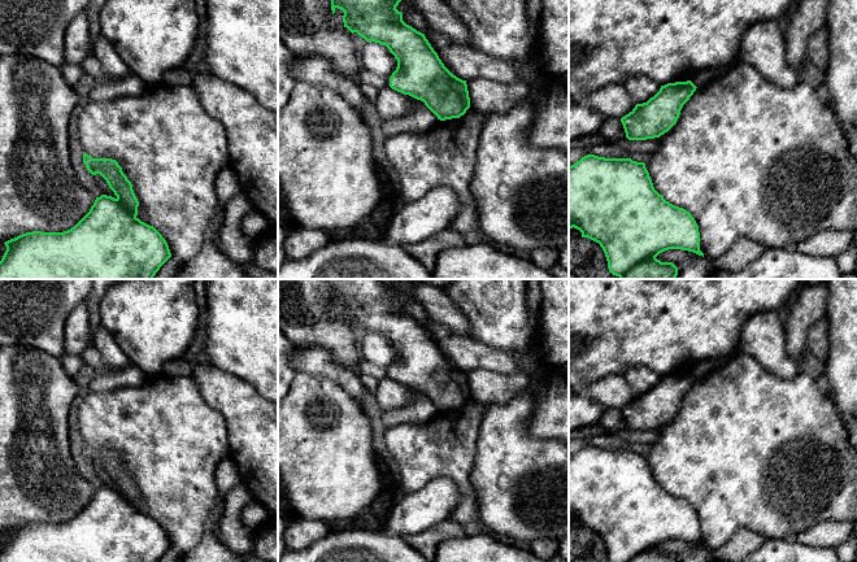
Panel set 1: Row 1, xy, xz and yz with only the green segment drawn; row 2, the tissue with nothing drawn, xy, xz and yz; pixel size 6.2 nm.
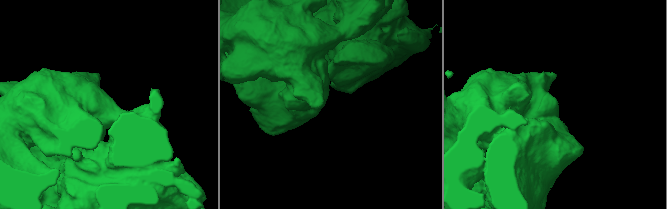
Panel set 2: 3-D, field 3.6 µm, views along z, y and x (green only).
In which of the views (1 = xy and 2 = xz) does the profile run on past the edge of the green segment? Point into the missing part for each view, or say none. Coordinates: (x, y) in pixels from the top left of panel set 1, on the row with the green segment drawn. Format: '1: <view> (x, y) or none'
1: none
2: none

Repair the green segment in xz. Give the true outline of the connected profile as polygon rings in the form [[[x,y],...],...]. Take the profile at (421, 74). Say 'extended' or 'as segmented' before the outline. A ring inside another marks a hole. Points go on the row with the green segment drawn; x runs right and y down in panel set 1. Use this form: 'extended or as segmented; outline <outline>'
as segmented; outline [[[331,0],[332,14],[335,9],[344,12],[343,22],[352,34],[357,32],[366,42],[375,42],[386,45],[397,60],[397,67],[390,78],[390,87],[404,95],[409,95],[425,103],[425,105],[440,121],[460,118],[470,108],[470,97],[466,80],[453,75],[441,62],[425,34],[417,31],[403,21],[403,13],[396,9],[401,0]]]

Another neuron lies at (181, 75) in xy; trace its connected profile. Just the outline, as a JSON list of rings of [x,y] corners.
[[[184,67],[174,69],[166,73],[164,78],[164,83],[169,86],[178,86],[178,84],[190,84],[191,75]]]

